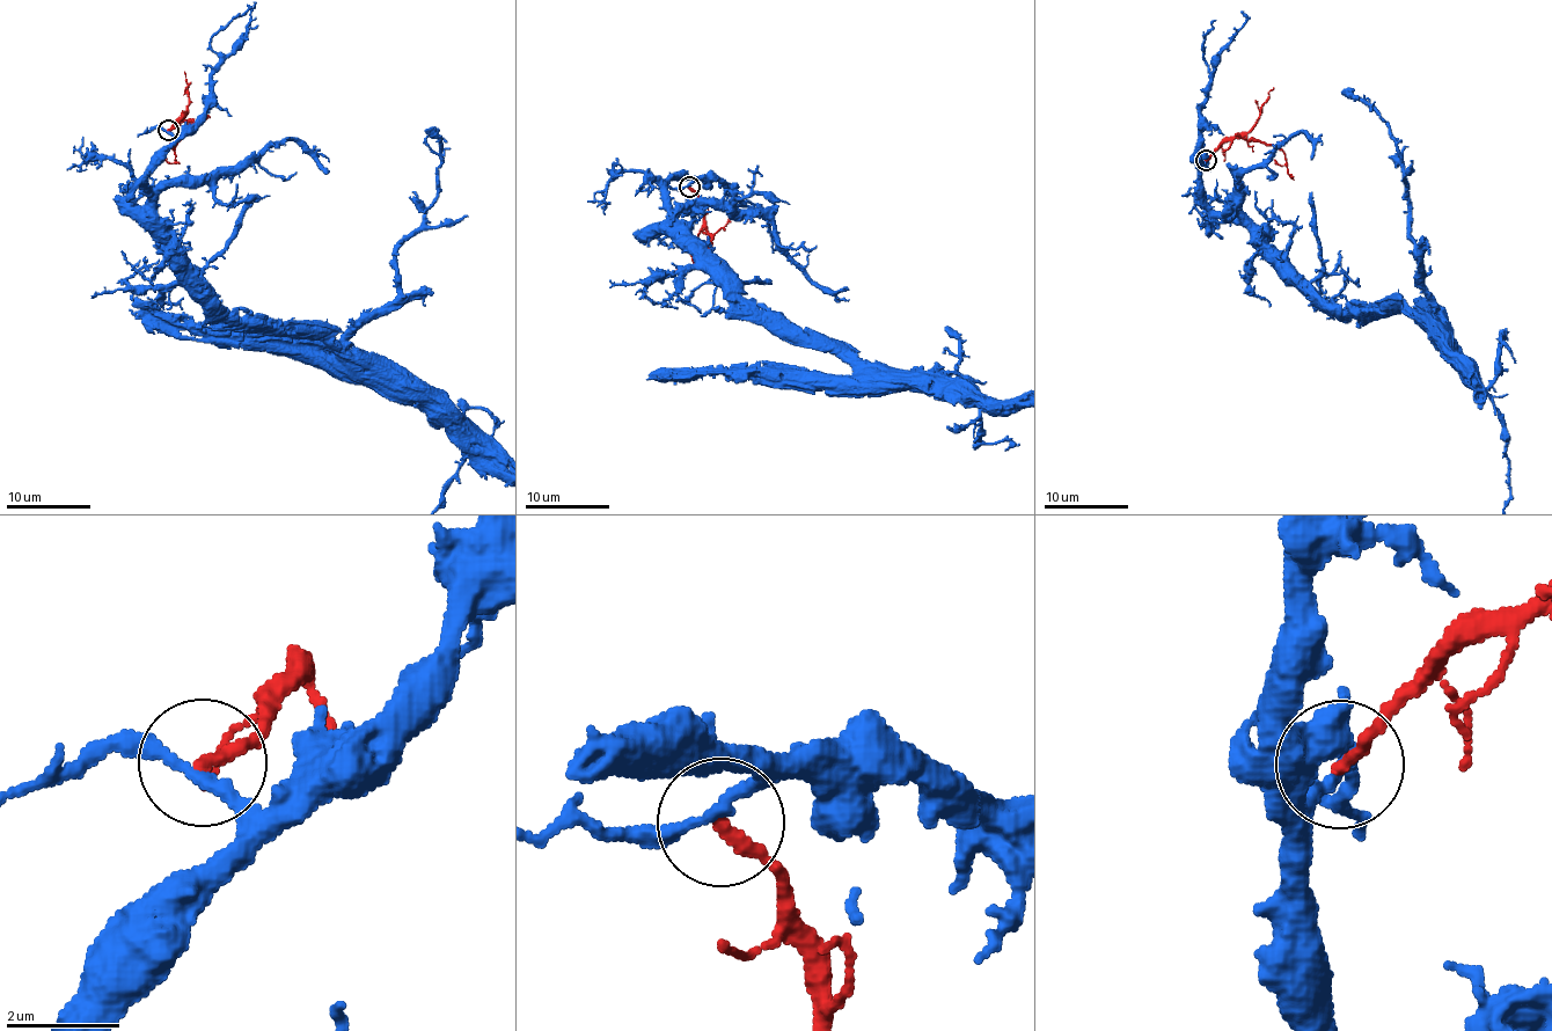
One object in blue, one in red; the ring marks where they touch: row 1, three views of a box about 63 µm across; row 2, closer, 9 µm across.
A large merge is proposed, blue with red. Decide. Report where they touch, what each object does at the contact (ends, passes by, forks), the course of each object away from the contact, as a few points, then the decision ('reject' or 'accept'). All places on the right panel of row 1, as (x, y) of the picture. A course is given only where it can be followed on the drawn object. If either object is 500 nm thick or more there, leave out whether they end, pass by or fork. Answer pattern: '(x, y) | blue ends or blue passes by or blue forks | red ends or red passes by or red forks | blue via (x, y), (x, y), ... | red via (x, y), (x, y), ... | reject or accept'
(1206, 160) | blue passes by | red ends | red via (1206, 159), (1229, 140), (1247, 138), (1273, 144), (1286, 155), (1288, 173), (1294, 180) | reject

